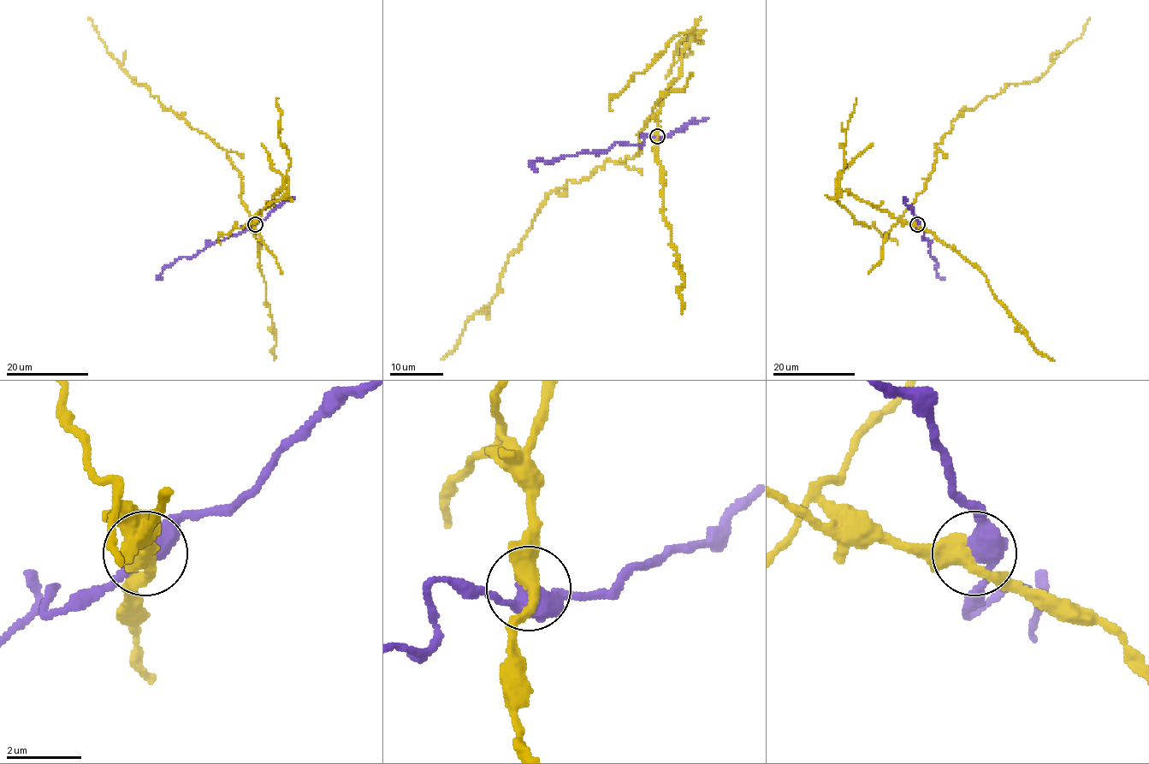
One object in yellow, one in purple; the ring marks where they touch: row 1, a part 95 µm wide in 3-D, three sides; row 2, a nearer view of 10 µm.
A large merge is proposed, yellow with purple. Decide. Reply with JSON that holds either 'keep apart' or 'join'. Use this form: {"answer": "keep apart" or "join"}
{"answer": "keep apart"}

